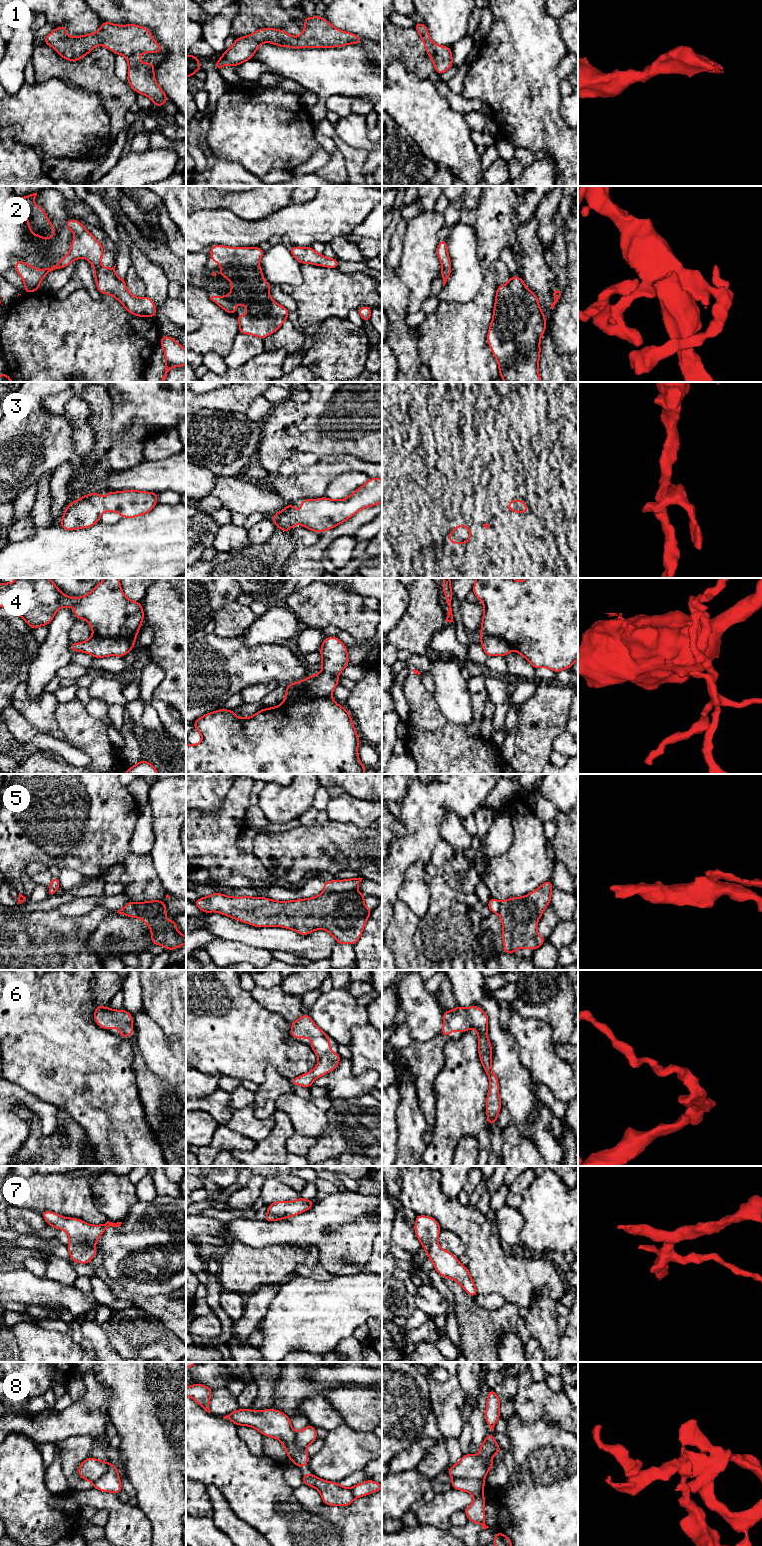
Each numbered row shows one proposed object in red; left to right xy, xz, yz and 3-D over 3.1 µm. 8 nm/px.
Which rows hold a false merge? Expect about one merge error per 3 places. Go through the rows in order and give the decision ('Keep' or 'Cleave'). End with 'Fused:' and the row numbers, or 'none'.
1: Keep
2: Keep
3: Keep
4: Cleave
5: Cleave
6: Keep
7: Keep
8: Keep
Fused: 4, 5

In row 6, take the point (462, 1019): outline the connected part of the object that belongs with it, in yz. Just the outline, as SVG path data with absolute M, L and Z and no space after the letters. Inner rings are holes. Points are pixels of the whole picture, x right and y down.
M458 1005L451 1011L444 1010L441 1035L449 1037L451 1031L465 1033L471 1028L477 1030L480 1061L490 1080L490 1088L486 1099L486 1113L488 1125L492 1125L497 1122L502 1103L499 1097L498 1078L492 1071L492 1045L488 1040L487 1026L488 1016L480 1007L463 1008Z

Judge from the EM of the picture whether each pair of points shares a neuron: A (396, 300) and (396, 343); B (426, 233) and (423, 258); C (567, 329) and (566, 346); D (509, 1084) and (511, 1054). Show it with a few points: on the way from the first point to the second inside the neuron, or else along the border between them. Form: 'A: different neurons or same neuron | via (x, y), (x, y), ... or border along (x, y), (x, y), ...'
A: same neuron | via (396, 311), (396, 332)
B: same neuron | via (423, 239), (423, 252)
C: same neuron | via (567, 333), (566, 342)
D: same neuron | via (509, 1077), (509, 1061)

